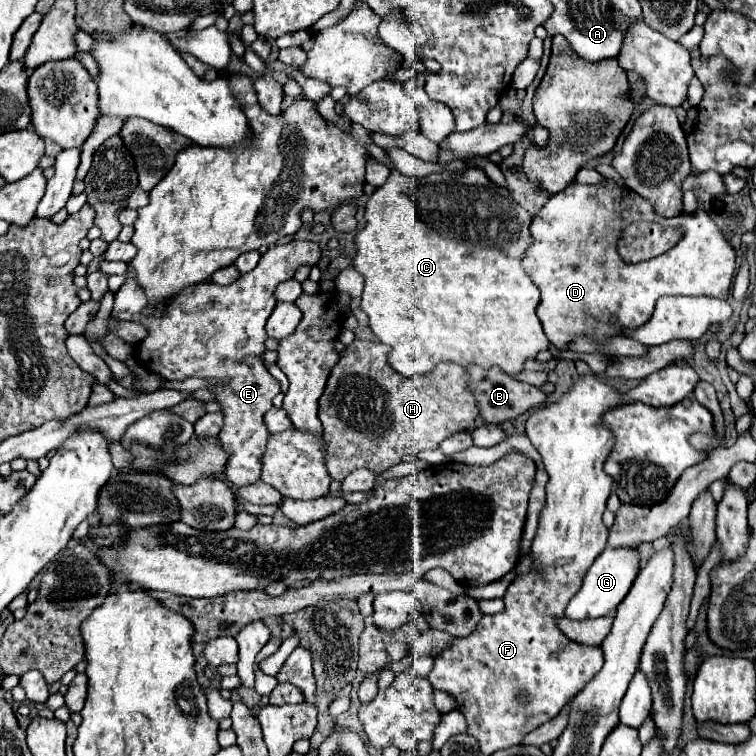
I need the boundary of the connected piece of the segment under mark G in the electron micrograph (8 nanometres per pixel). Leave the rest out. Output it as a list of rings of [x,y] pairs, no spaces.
[[[606,547],[596,557],[592,567],[586,571],[580,591],[570,599],[570,603],[566,607],[566,617],[582,621],[582,619],[596,619],[596,617],[604,617],[604,615],[612,613],[618,607],[618,603],[626,597],[628,589],[632,587],[632,583],[638,575],[638,569],[640,569],[638,547]]]

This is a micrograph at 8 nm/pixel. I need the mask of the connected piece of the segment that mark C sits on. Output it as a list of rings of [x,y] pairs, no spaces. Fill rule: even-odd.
[[[392,169],[388,181],[382,187],[378,187],[374,191],[374,195],[368,199],[366,227],[356,235],[356,255],[354,255],[352,267],[364,277],[364,295],[362,295],[360,310],[362,309],[361,311],[366,313],[364,322],[360,321],[355,332],[358,339],[376,341],[374,337],[376,335],[384,345],[388,345],[388,353],[390,352],[388,361],[394,367],[394,371],[402,373],[404,379],[416,377],[416,375],[426,375],[442,361],[460,363],[460,367],[470,367],[470,365],[500,367],[504,373],[522,371],[526,359],[534,359],[540,351],[548,349],[548,345],[550,345],[548,337],[542,331],[540,319],[536,317],[536,305],[538,305],[538,299],[540,299],[540,291],[532,285],[530,277],[522,269],[522,257],[524,257],[526,249],[532,245],[530,223],[532,223],[532,215],[528,211],[524,211],[504,187],[494,185],[484,175],[482,169],[466,169],[462,173],[452,173],[452,175],[450,173],[438,173],[438,175],[418,177],[418,179],[412,179],[412,177],[402,175],[402,173]]]

